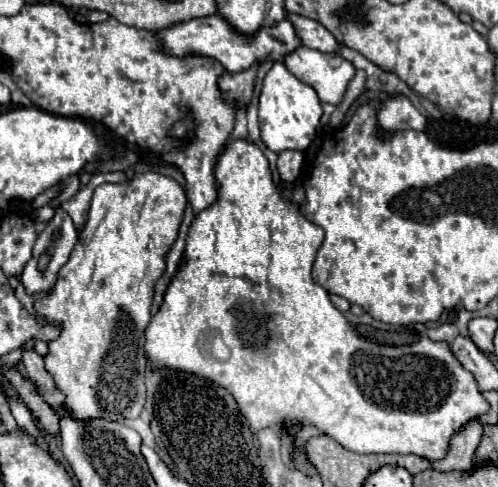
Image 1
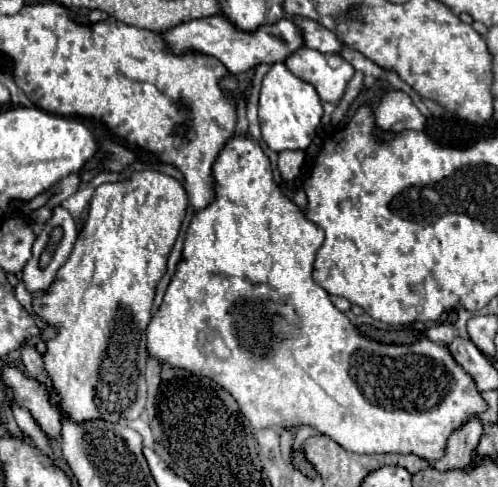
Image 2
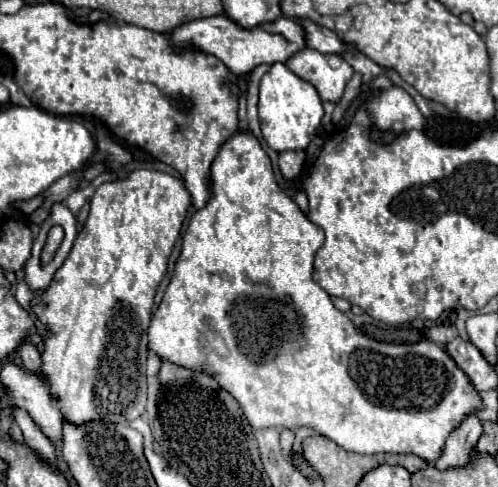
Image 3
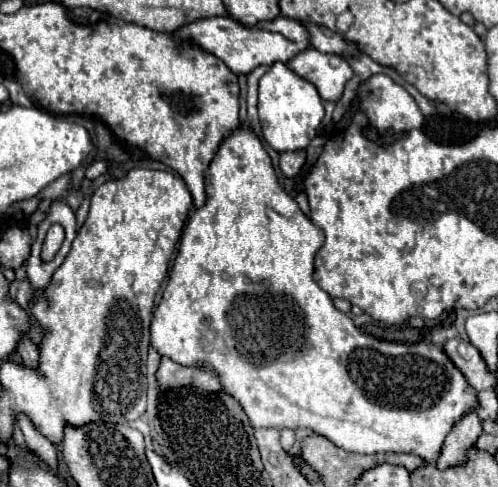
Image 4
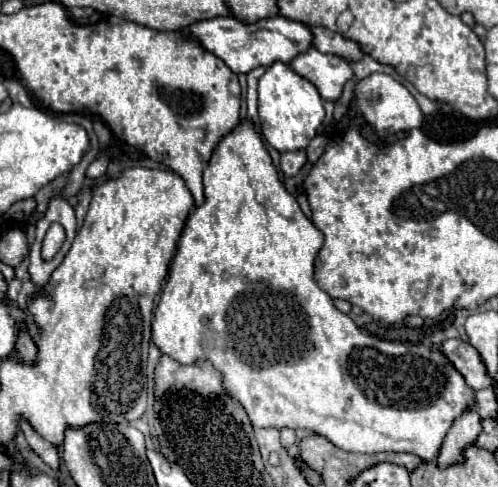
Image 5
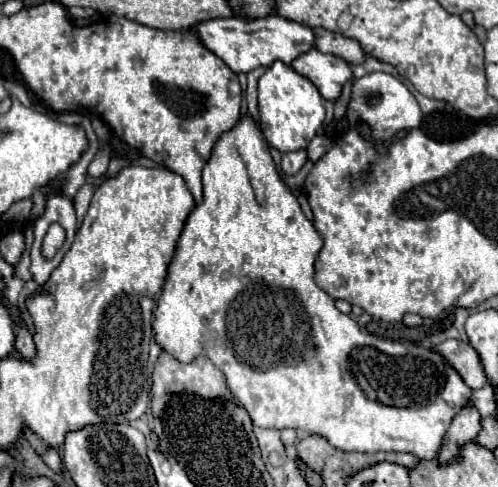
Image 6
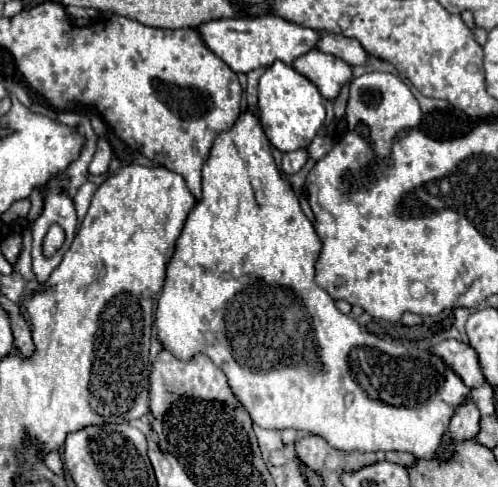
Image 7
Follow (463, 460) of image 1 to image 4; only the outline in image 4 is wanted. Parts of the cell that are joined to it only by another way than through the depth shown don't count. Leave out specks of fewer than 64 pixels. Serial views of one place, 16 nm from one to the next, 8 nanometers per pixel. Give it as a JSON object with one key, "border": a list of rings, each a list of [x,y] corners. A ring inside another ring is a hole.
{"border":[[[470,412],[448,434],[444,448],[442,448],[442,454],[436,460],[436,468],[446,470],[446,468],[452,468],[452,466],[466,464],[468,462],[468,450],[476,446],[476,440],[478,440],[480,434],[482,434],[480,418],[478,418],[476,412]]]}

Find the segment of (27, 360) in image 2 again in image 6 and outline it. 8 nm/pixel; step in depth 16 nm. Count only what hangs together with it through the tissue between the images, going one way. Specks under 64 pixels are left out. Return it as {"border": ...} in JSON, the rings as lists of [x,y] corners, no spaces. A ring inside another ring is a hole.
{"border":[[[16,320],[16,350],[24,360],[32,360],[36,354],[36,346],[32,342],[32,336],[22,320]]]}

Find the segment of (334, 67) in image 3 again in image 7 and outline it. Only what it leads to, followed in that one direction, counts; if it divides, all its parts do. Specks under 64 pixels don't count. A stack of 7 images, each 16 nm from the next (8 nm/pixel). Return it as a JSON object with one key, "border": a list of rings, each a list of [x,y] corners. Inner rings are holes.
{"border":[[[312,50],[296,58],[292,62],[292,68],[302,76],[306,76],[312,84],[316,84],[316,88],[326,100],[334,100],[340,94],[342,86],[348,80],[352,80],[350,64],[320,50]]]}

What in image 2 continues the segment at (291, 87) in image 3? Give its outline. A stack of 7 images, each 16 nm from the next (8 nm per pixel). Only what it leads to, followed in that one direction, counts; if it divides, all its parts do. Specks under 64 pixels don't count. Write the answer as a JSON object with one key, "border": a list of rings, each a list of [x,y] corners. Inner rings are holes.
{"border":[[[274,62],[262,80],[260,90],[260,130],[262,140],[274,152],[304,150],[312,142],[322,118],[322,104],[316,90],[296,78],[282,62]]]}

